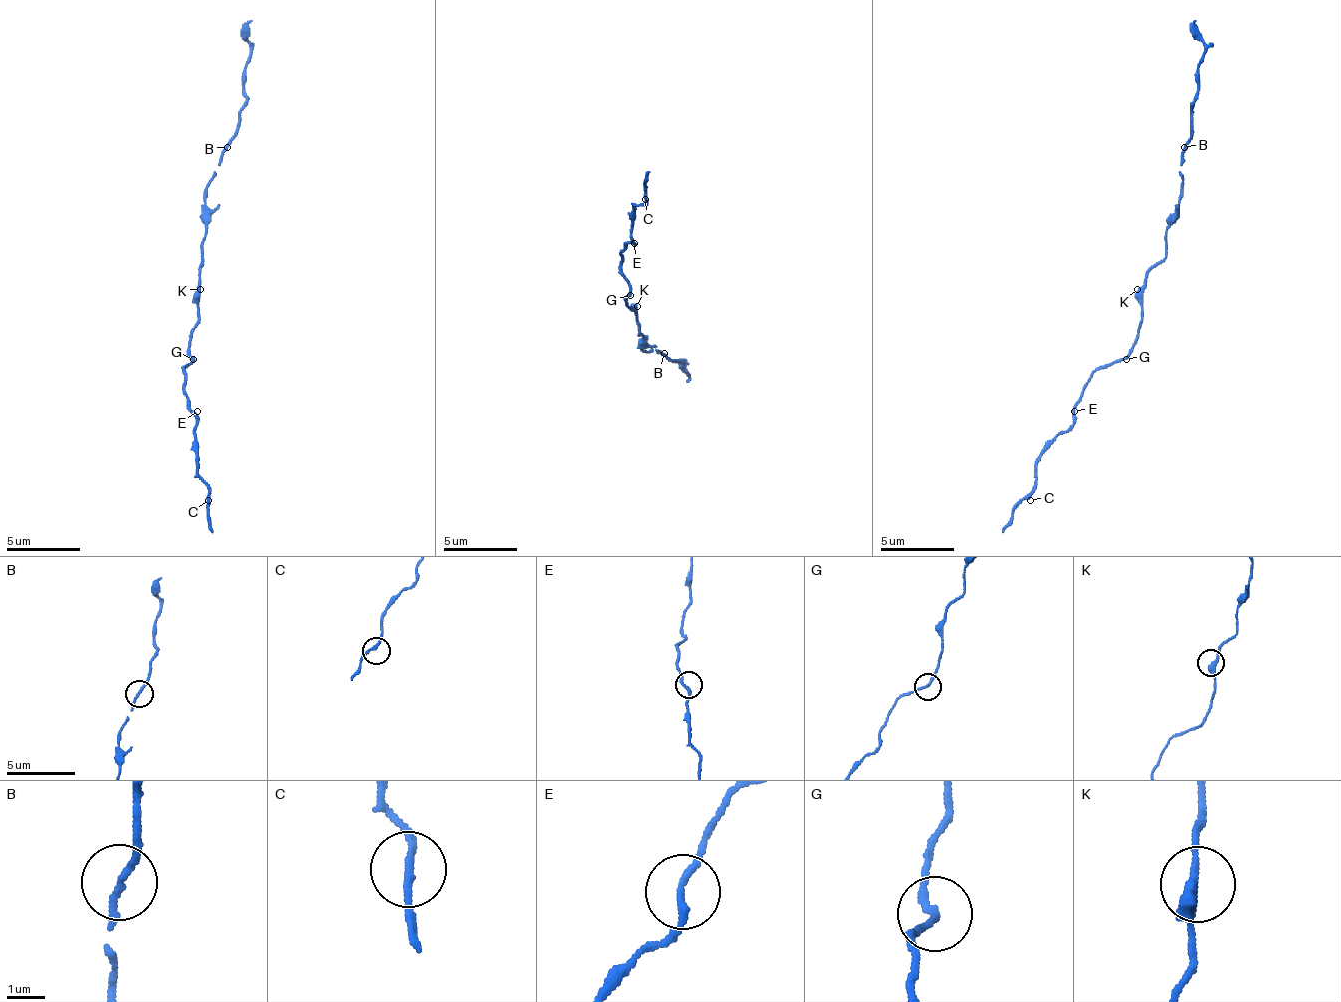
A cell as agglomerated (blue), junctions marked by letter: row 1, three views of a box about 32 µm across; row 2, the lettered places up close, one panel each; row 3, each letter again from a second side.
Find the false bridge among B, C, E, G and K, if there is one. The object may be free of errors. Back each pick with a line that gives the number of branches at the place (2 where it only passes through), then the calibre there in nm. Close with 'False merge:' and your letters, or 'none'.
False merge: none

